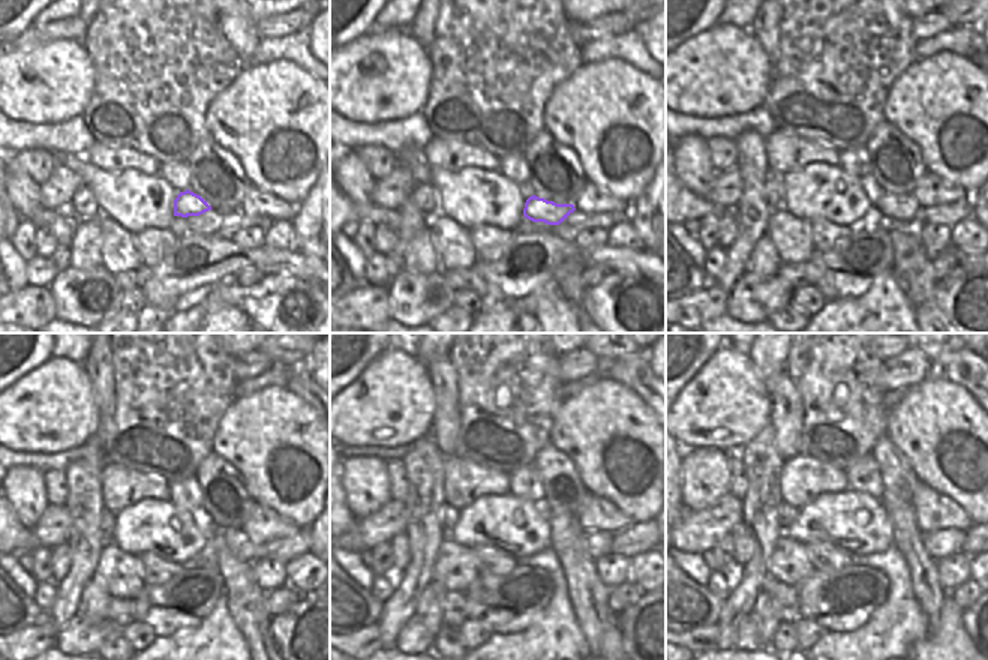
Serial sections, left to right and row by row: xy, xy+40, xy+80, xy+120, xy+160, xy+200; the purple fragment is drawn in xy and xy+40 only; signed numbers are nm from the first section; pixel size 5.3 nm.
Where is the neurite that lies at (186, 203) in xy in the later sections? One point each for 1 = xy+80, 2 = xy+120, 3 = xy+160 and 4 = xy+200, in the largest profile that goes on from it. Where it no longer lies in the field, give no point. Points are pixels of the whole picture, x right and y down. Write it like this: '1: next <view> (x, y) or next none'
1: next xy+80 (888, 207)
2: next xy+120 (239, 545)
3: next xy+160 (597, 545)
4: next xy+200 (939, 545)

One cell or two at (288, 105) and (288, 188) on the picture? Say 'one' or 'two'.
one

